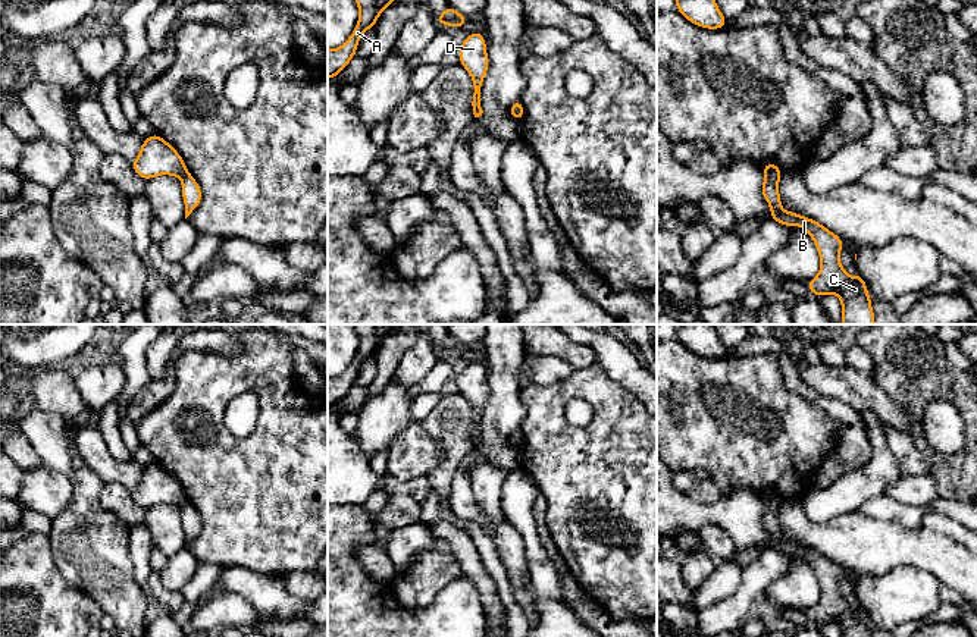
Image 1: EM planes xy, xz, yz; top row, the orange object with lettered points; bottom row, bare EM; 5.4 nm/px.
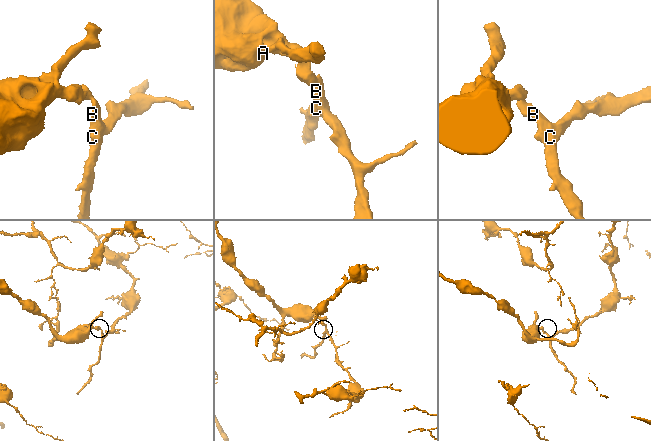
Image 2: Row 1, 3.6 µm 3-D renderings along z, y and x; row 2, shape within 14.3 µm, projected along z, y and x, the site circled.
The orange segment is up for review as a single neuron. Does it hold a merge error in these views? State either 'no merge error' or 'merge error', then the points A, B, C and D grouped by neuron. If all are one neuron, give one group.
merge error; A D / B C

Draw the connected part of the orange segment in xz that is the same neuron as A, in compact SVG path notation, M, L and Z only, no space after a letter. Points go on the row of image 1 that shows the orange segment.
M356 0L358 7L358 21L354 31L339 48L328 48L328 79L338 76L356 56L361 35L375 28L381 13L394 3L394 0Z

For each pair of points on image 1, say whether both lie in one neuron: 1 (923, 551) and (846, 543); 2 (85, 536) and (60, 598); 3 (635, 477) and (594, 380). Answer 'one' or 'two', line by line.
1: one
2: two
3: one

